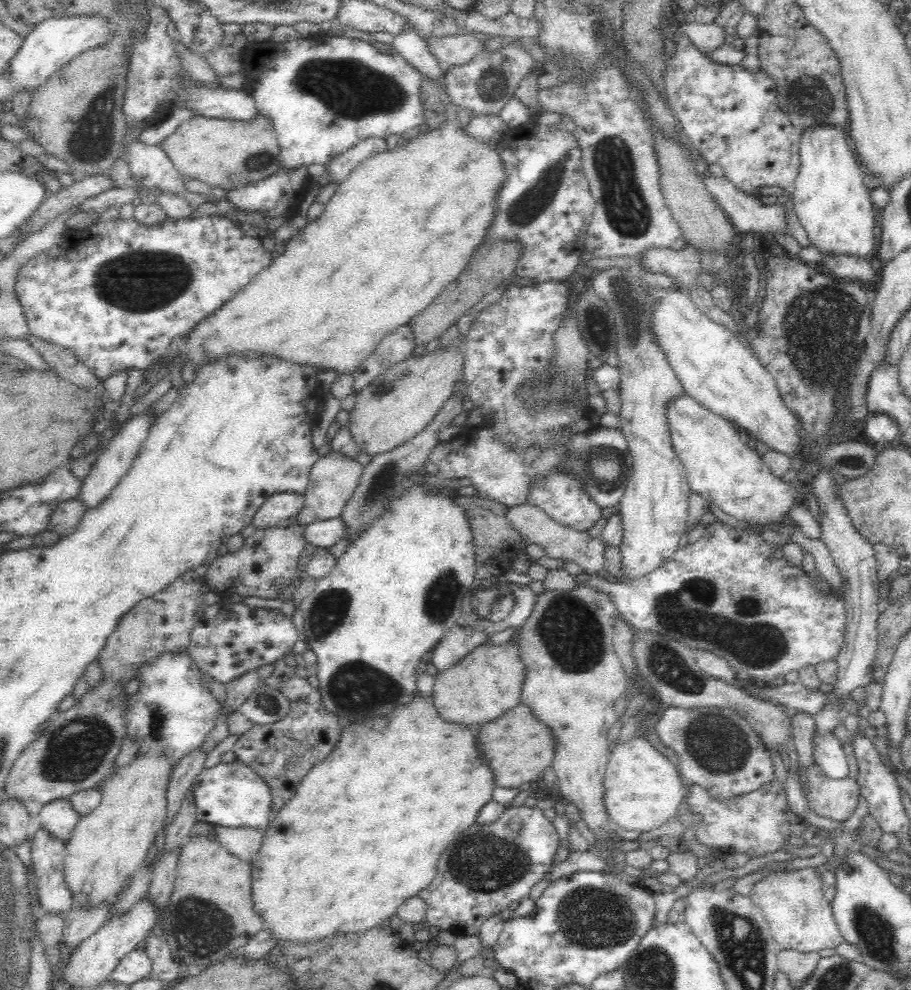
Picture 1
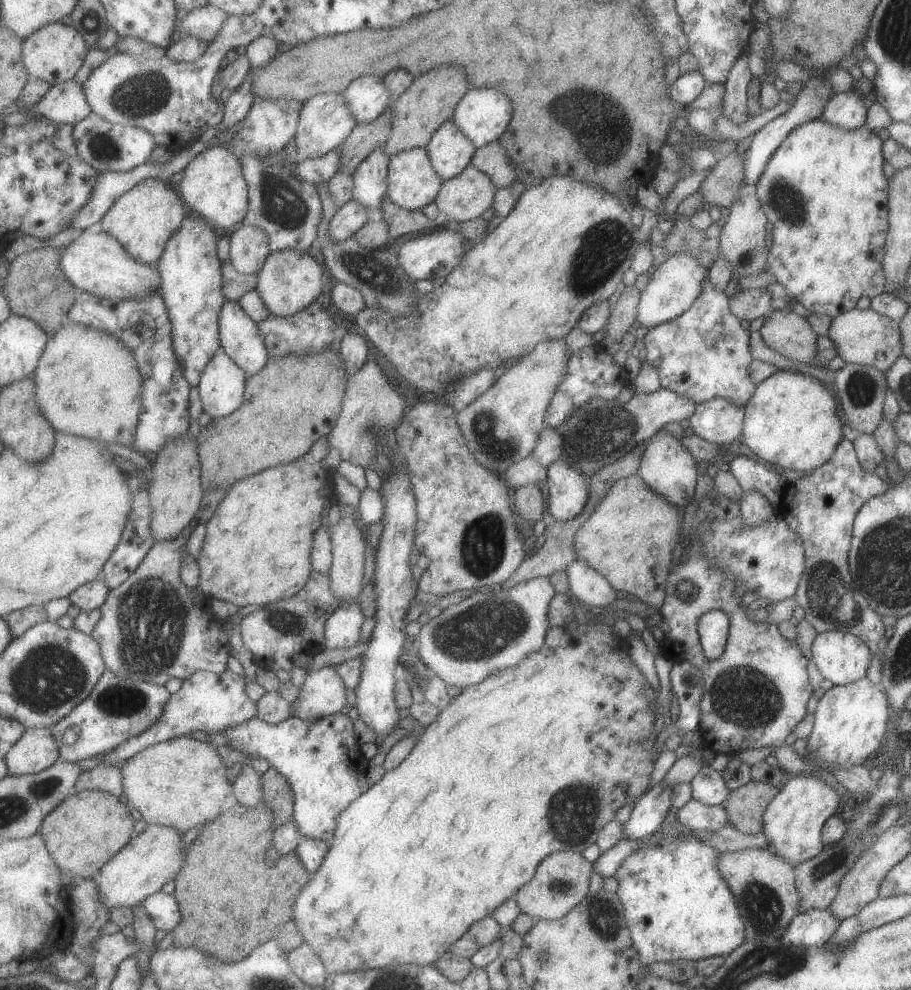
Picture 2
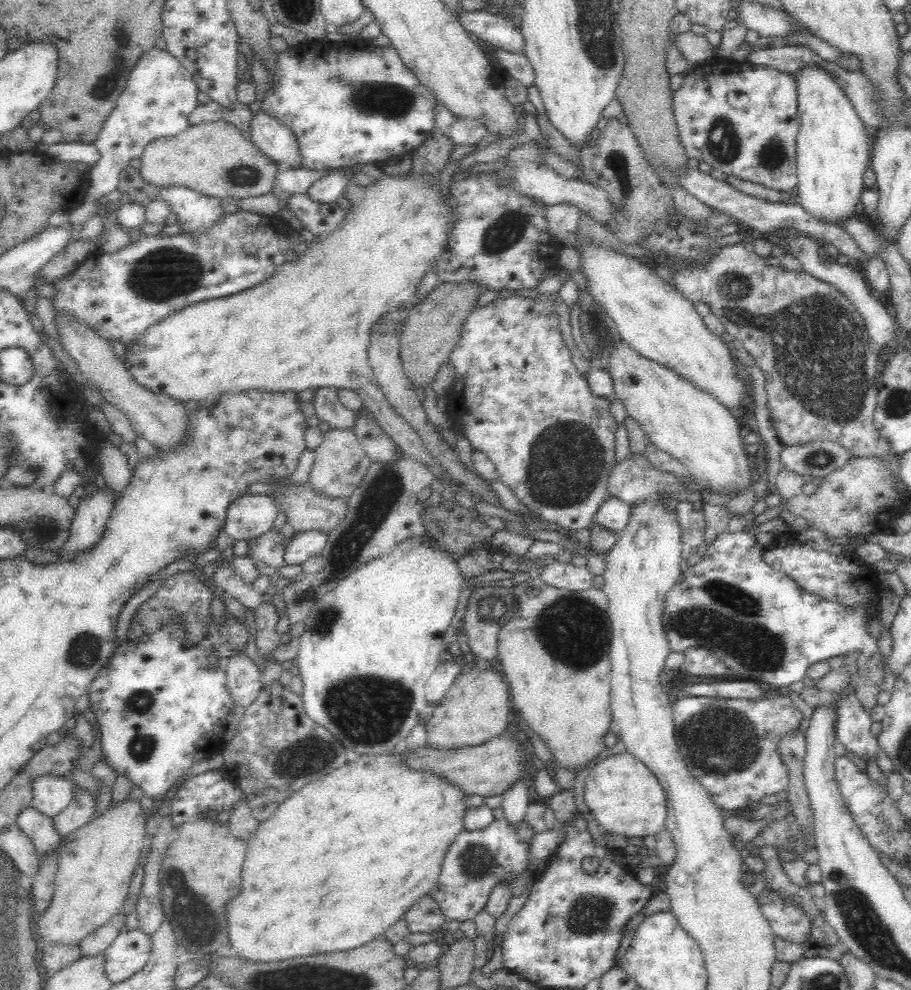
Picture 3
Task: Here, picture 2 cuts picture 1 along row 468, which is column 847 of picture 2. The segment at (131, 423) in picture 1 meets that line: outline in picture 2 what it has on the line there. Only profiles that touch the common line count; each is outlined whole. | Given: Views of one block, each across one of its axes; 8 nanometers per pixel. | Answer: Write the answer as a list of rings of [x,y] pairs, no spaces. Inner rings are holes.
[[[856,88],[833,94],[825,103],[820,119],[844,129],[854,129],[864,124],[867,106]]]

